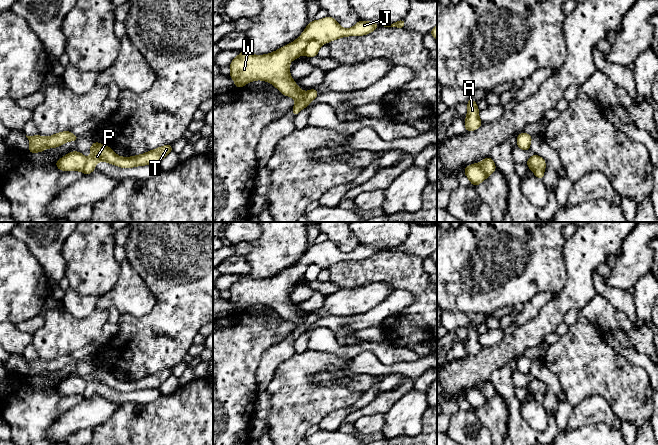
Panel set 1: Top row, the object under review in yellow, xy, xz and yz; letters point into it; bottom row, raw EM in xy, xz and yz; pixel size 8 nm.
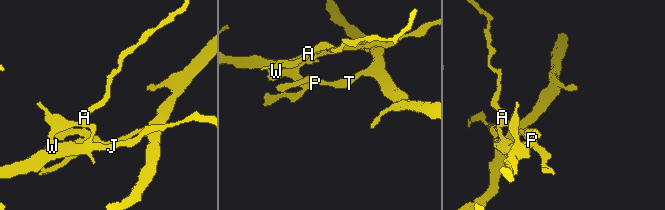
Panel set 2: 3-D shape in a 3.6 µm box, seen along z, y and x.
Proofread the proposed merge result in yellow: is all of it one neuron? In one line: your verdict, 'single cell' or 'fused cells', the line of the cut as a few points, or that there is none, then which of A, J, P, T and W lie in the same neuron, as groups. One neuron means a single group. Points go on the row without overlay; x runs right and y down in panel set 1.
fused cells; cut xz (307, 316), (307, 319), (297, 326); groups A J W / P T

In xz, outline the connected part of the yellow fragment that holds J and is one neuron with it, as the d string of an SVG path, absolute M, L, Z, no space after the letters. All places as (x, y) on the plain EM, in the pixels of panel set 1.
M330 240L321 244L311 245L304 256L293 266L283 270L275 276L266 279L252 279L249 275L242 275L230 288L229 300L234 304L235 311L240 312L255 304L263 304L274 309L283 319L292 321L296 326L305 324L307 316L301 314L290 300L290 286L297 283L303 277L308 281L318 279L322 268L347 260L362 260L373 256L380 251L378 248L369 245L359 244L356 249L349 253L341 251L338 246Z

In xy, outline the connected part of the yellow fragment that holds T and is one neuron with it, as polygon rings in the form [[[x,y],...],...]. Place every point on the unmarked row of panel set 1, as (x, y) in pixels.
[[[95,365],[89,375],[92,379],[87,382],[86,389],[82,394],[84,399],[93,396],[95,394],[95,389],[101,385],[122,392],[159,388],[170,376],[172,376],[172,369],[161,370],[155,374],[148,375],[141,379],[135,379],[133,381],[120,381],[110,371],[104,370]]]

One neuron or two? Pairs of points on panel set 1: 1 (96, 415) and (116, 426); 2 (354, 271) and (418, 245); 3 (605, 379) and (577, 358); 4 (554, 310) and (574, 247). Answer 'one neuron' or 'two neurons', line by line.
1: two neurons
2: two neurons
3: one neuron
4: one neuron

